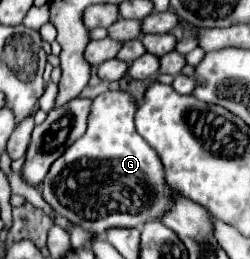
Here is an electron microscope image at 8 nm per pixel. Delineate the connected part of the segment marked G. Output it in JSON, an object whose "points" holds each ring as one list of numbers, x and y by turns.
{"points":[[104,92,94,98,88,130,78,138,48,170,42,182,42,196,54,208,56,214,68,218,72,224,82,226,88,232,106,232,112,226,140,228,146,220,156,220,164,208,168,208,168,184,164,180,162,162,158,154,146,144,146,140,134,128,136,104,126,92]]}

